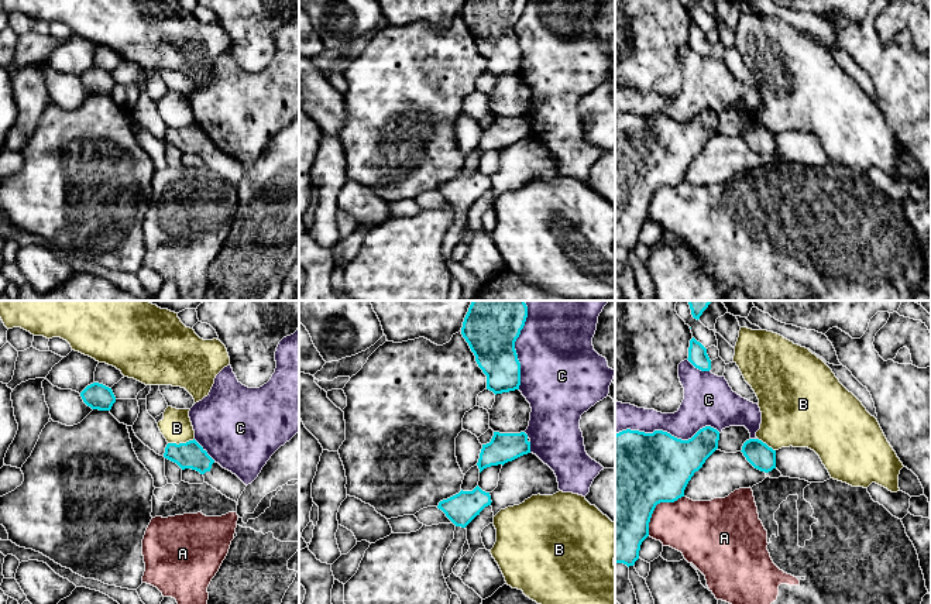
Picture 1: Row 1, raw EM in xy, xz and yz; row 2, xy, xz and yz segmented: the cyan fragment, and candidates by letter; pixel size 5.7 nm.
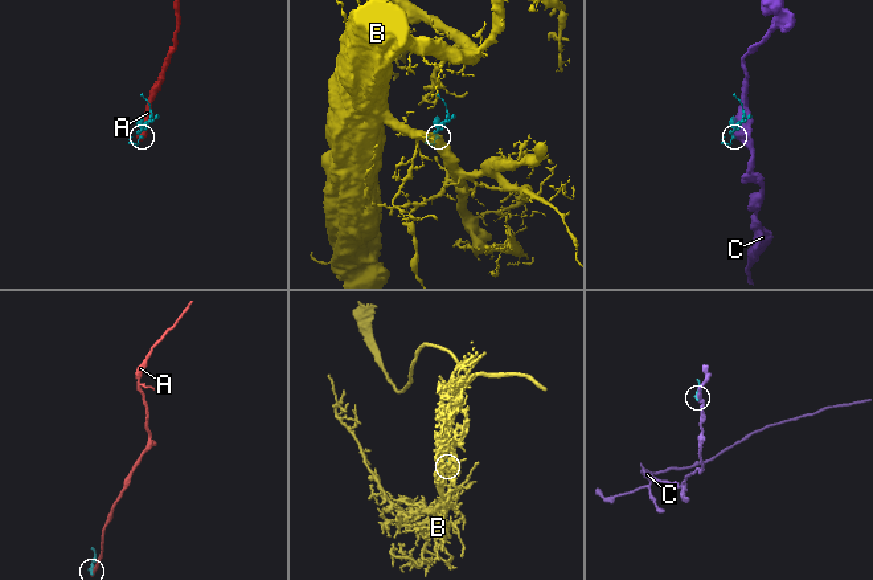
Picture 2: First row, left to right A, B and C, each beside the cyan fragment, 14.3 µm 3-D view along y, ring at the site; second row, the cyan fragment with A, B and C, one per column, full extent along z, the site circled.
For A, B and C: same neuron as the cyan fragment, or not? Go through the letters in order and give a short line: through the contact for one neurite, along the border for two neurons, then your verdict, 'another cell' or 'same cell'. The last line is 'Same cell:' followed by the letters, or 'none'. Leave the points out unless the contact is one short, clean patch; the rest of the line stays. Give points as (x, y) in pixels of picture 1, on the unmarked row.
A: another cell
B: another cell
C: another cell
Same cell: none

